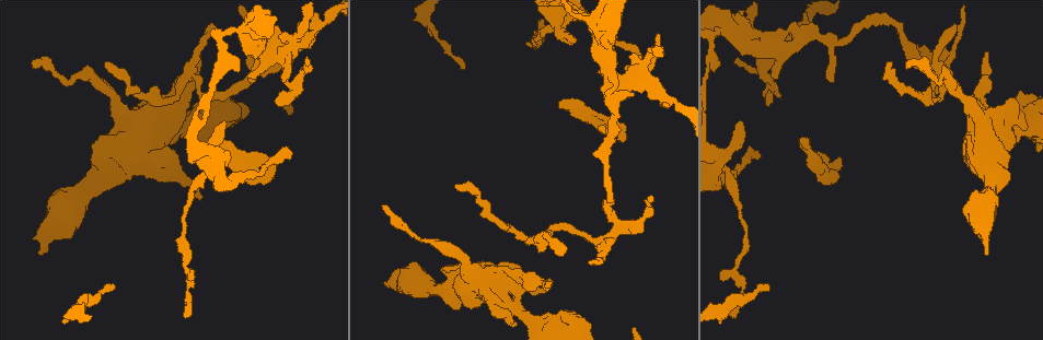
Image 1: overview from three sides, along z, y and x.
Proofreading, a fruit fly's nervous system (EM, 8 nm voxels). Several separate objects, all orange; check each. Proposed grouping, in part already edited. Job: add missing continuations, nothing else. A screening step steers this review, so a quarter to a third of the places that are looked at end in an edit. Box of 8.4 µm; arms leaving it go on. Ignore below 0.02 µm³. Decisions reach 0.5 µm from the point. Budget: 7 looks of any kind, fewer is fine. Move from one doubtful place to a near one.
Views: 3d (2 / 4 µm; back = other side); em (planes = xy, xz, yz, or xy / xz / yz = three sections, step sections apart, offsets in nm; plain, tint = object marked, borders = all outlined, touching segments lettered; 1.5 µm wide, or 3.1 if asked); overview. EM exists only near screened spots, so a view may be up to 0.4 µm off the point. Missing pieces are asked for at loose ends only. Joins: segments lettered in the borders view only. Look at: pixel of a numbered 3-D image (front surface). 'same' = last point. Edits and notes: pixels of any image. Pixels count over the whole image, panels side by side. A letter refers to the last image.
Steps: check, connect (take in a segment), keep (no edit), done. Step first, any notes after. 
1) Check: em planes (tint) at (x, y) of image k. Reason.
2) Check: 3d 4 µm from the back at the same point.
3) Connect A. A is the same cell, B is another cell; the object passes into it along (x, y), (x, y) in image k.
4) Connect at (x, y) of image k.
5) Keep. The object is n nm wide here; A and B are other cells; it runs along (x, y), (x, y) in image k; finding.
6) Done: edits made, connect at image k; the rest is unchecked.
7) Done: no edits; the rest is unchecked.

Check: 3d 2 µm at (652, 197) of image 1.

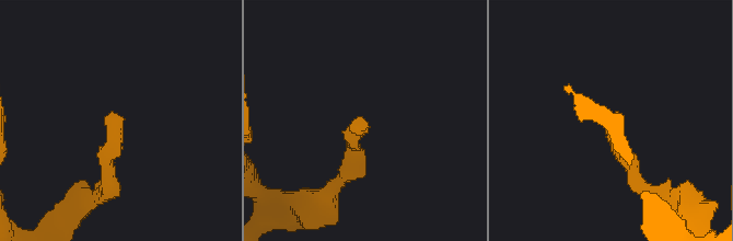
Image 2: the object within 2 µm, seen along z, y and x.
Check: em yz step 4 (tint) at (113, 111) of image 2. Now the EM.

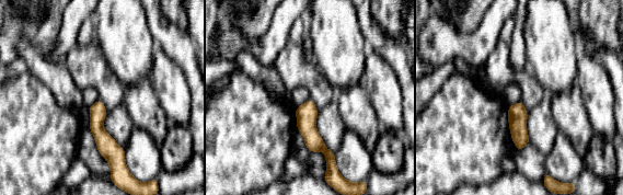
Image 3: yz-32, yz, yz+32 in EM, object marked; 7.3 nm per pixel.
Check: em planes (borders) at the same point.

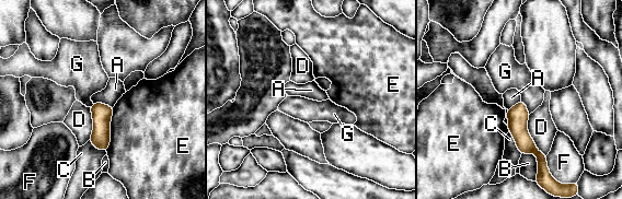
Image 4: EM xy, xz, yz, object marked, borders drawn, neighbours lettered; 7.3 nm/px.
Keep. The object is 140 nm wide here; A, B, C, D, E, F and G are other cells; a border runs along (521, 100), (529, 114) in image 4; none of them fits.

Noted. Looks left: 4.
Check: 3d 2 µm at (547, 285) of image 1.

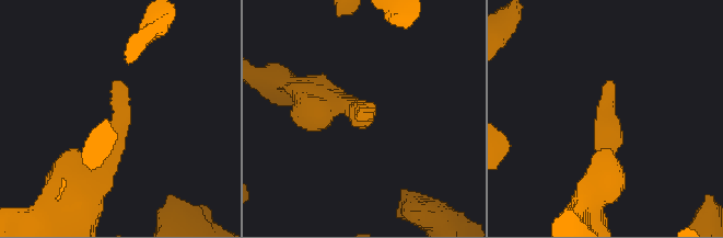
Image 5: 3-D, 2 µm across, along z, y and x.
Check: em planes (borders) at (357, 116) of image 5. Need the tissue.

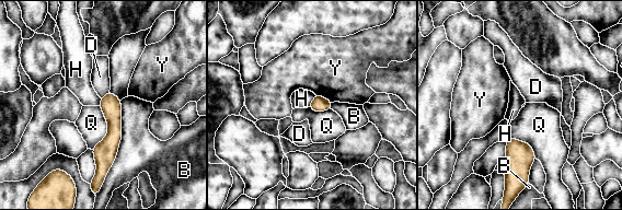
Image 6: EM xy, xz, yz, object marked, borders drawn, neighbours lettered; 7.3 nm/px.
Keep. B, D, H, Q and Y are other cells; a border runs along (315, 95), (309, 106) in image 6; no lettered segment goes on from it.

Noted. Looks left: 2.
Check: 3d 4 µm at (40, 252) of image 1. Stops while still wide.

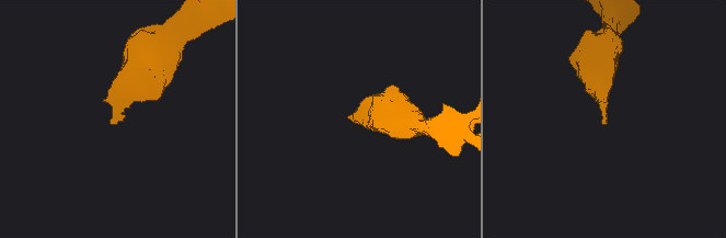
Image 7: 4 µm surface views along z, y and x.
Check: em planes (borders) at (116, 123) of image 7. Need the tissue.

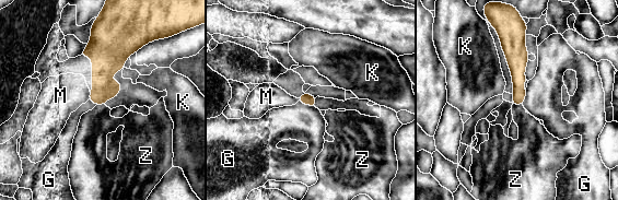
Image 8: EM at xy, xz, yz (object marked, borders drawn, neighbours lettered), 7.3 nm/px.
Connect M. M is the same cell, G, K and Z are other cells; the object passes into it along (104, 65), (90, 95), (60, 95) in image 8; it goes on there.

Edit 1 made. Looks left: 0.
Done: edits made, connect at image 8; the rest is unchecked.

